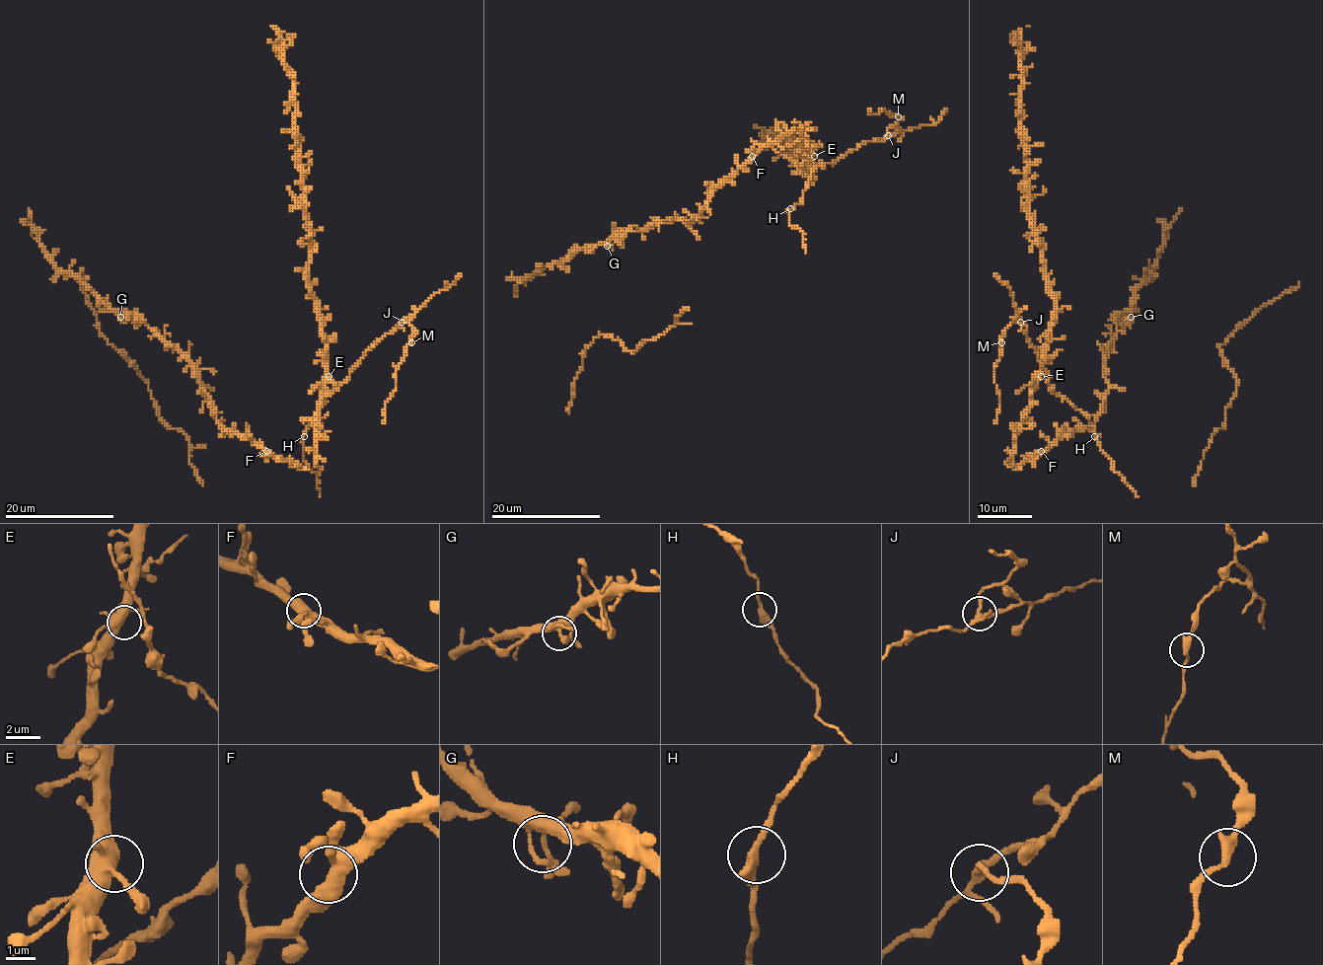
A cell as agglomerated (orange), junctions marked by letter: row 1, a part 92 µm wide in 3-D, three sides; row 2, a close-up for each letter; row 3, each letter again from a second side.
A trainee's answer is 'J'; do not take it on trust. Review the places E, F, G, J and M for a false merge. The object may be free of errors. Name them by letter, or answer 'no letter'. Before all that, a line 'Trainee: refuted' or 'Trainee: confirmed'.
Trainee: confirmed
J

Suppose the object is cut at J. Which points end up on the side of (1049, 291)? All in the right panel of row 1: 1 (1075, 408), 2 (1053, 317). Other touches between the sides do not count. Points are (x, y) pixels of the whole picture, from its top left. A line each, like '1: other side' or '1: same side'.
1: other side
2: same side

